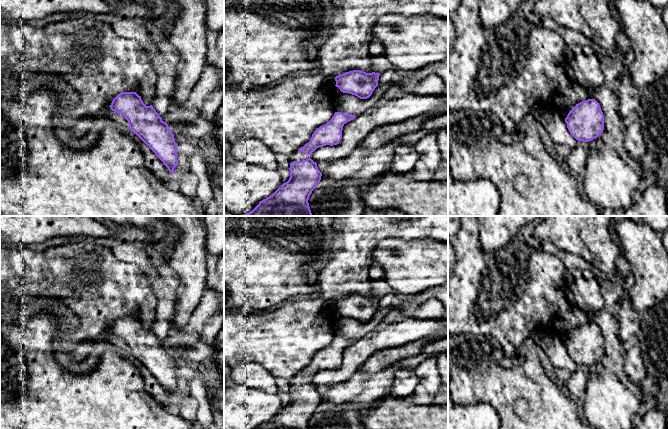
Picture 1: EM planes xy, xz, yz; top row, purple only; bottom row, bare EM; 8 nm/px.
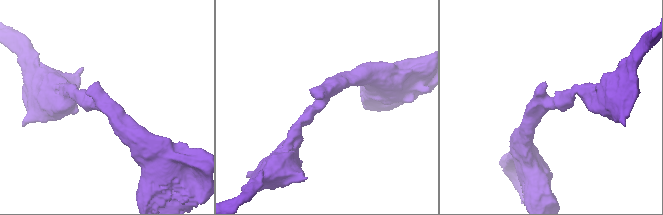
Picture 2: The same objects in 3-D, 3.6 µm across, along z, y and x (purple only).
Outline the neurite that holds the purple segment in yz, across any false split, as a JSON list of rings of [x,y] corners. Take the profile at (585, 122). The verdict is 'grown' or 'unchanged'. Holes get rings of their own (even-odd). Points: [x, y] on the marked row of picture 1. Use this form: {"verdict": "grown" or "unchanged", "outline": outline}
{"verdict": "unchanged", "outline": [[[595,99],[576,104],[565,118],[570,134],[578,141],[589,142],[604,130],[604,115]]]}

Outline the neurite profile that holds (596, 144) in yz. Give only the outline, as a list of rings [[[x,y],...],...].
[[[595,138],[589,142],[580,142],[587,152],[589,152],[590,150],[601,151],[602,149],[602,141],[599,138]]]

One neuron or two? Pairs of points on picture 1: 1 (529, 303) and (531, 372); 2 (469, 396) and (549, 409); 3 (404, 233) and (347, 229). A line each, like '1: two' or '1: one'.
1: two
2: one
3: one

